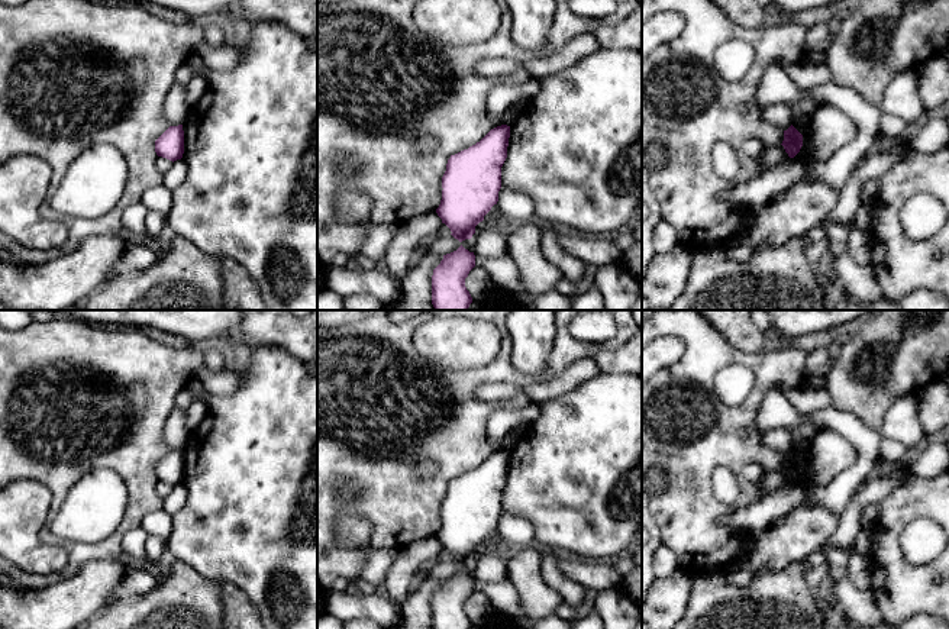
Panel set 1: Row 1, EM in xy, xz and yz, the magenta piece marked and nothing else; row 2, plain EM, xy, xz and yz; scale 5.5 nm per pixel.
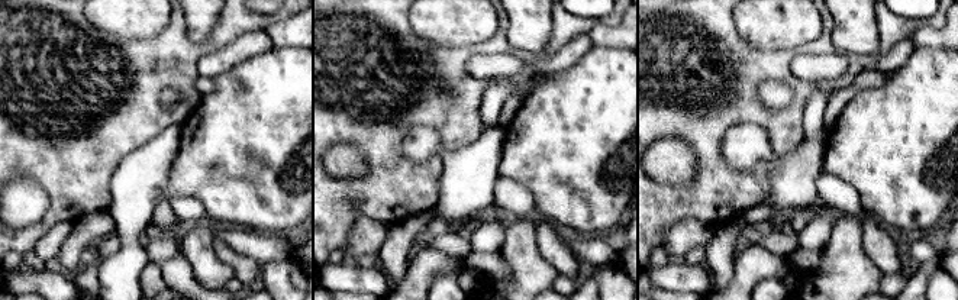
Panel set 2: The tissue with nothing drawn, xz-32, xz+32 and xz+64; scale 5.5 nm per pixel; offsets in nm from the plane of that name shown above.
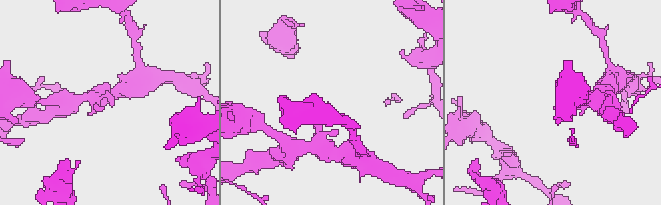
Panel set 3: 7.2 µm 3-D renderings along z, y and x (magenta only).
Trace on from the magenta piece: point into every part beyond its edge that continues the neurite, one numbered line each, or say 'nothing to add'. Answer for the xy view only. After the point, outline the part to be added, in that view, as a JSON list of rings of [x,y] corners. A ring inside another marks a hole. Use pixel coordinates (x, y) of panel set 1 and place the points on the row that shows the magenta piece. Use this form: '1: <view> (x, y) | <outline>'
nothing to add

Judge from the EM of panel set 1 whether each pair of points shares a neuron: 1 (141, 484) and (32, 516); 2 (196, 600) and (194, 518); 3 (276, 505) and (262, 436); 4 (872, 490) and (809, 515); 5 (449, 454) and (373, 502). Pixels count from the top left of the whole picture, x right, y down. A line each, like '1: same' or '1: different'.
1: different
2: different
3: same
4: different
5: same

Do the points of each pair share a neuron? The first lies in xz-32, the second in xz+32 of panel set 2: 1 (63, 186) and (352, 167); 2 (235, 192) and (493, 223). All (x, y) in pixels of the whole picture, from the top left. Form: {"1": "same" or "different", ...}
{"1": "different", "2": "different"}

